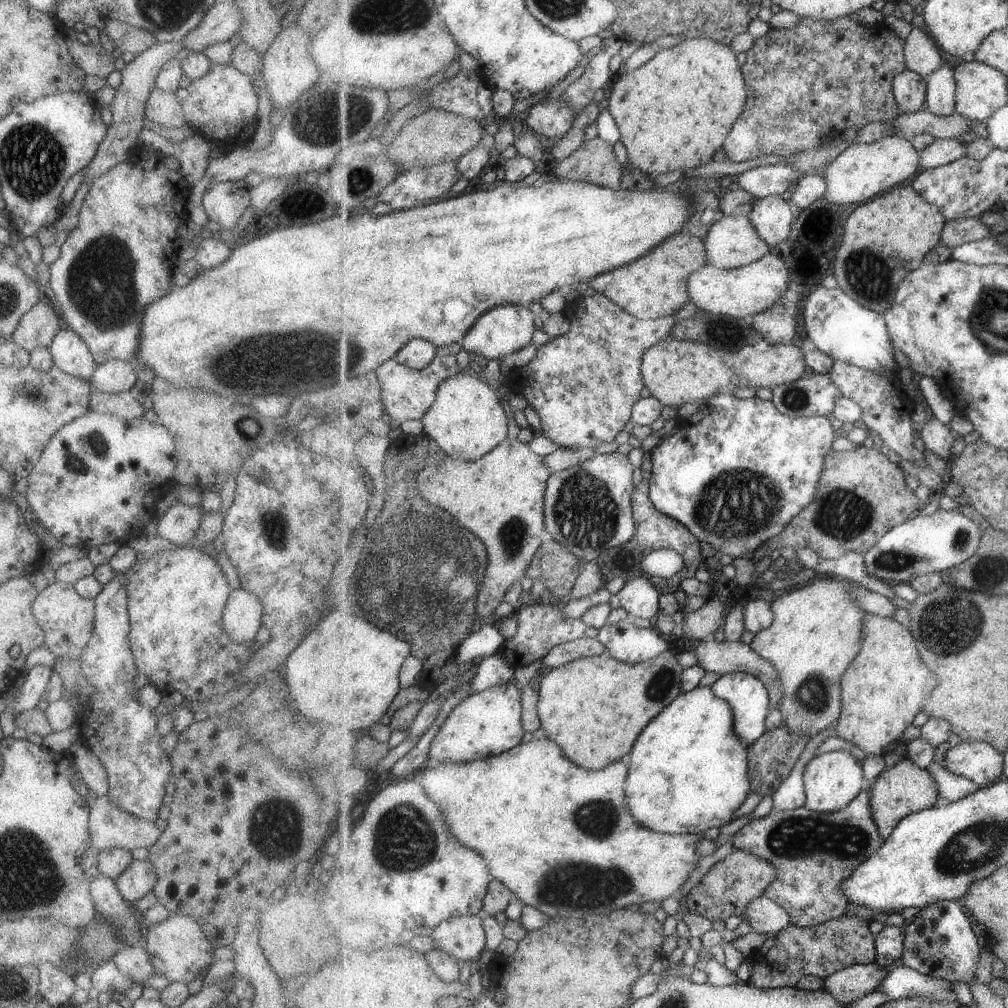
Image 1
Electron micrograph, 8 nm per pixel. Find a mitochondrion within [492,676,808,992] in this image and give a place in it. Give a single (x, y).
(576, 883)

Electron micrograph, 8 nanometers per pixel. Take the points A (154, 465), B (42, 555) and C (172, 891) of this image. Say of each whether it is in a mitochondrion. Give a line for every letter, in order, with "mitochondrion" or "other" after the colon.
A: other
B: other
C: other

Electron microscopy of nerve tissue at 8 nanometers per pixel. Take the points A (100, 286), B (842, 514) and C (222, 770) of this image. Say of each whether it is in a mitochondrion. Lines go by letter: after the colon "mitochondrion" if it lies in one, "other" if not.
A: mitochondrion
B: mitochondrion
C: other

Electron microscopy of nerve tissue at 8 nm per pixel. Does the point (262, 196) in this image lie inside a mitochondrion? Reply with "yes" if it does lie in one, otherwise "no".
no

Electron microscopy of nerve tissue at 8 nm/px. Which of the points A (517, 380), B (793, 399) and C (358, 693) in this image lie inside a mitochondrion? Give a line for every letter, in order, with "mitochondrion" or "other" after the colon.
A: other
B: mitochondrion
C: other

